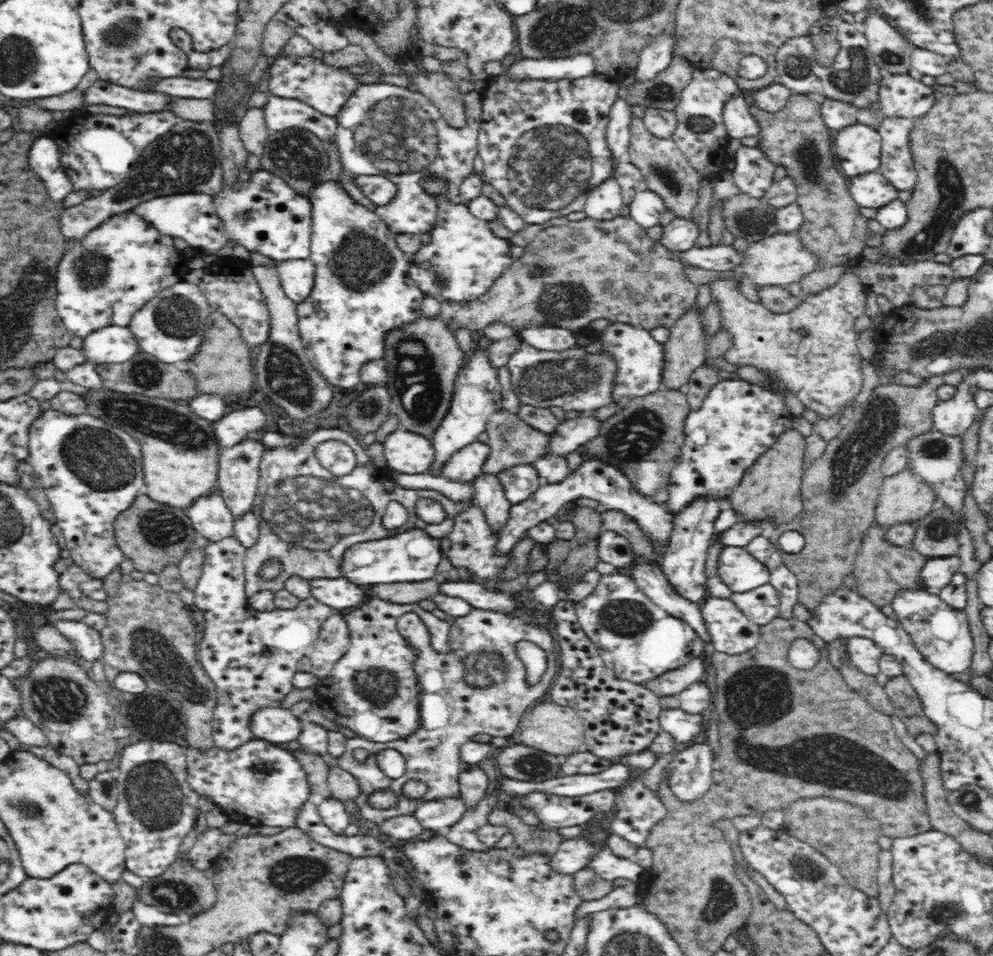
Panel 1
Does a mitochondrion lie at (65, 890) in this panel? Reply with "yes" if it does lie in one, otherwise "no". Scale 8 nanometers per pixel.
no

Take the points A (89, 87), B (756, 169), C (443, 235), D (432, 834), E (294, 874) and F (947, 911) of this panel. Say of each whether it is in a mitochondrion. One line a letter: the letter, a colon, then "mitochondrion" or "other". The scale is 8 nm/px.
A: other
B: other
C: other
D: other
E: mitochondrion
F: mitochondrion

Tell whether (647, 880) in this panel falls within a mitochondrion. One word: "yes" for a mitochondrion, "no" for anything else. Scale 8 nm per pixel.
no

